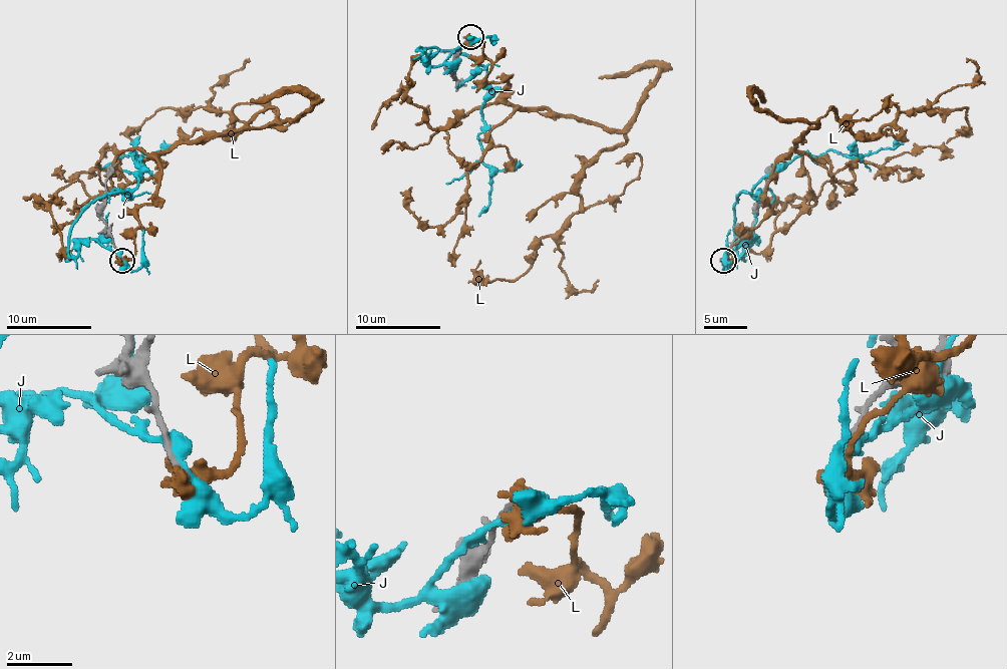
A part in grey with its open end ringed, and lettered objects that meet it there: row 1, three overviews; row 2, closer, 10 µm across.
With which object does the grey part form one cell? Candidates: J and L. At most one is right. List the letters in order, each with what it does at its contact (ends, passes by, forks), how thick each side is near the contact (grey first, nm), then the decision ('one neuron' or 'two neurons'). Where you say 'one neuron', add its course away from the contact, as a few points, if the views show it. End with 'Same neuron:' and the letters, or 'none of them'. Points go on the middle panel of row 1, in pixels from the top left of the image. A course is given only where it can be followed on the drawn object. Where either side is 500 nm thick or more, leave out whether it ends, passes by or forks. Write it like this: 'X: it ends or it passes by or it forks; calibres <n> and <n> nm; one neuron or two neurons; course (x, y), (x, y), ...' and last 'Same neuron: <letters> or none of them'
J: it passes by; calibres 220 and 400 nm; two neurons
L: it forks; calibres 180 and 440 nm; two neurons
Same neuron: none of them

